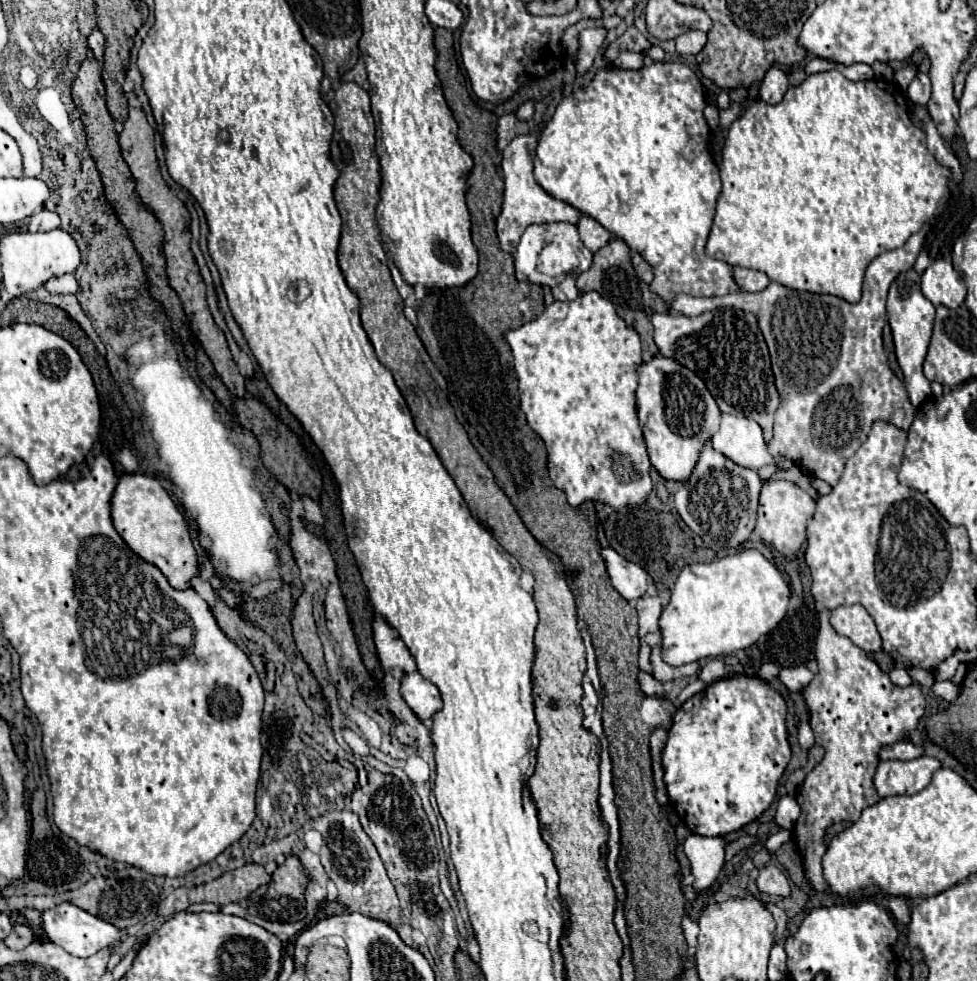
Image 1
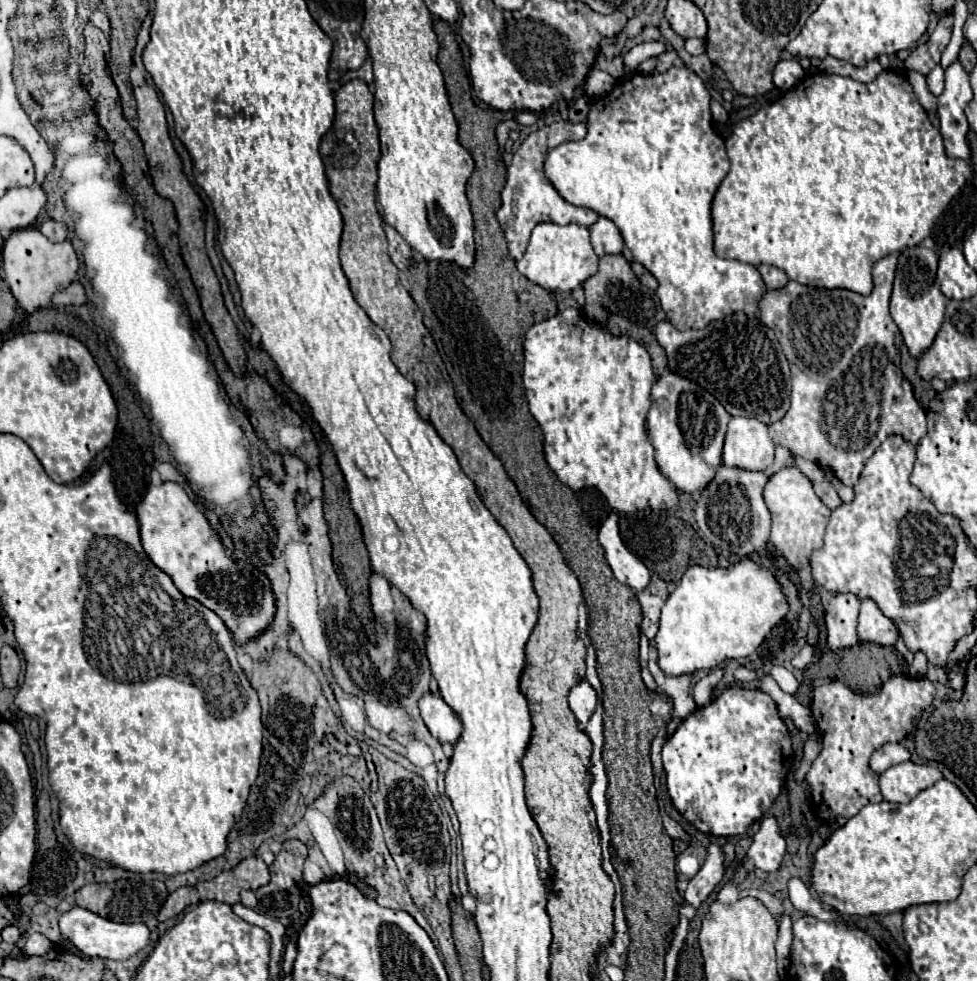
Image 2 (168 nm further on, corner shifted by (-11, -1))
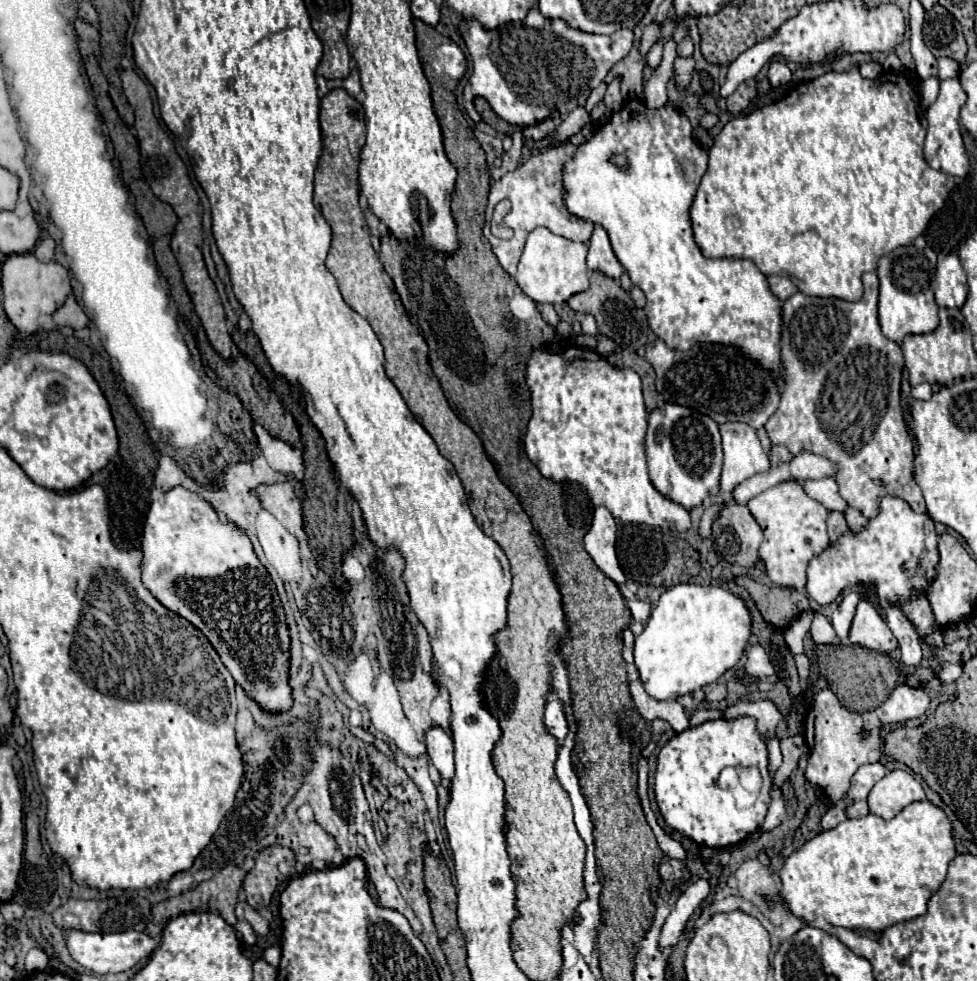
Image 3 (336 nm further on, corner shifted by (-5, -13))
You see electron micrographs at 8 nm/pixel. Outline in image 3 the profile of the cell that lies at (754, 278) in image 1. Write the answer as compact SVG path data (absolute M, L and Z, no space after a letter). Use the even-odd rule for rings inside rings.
M768 276L768 282L770 282L772 292L780 300L788 300L790 296L794 296L798 292L798 288L794 286L794 282L788 276Z

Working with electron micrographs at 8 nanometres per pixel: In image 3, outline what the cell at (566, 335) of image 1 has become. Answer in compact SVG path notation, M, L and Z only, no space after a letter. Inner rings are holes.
M566 344L560 352L534 352L528 362L526 382L532 392L532 418L524 436L524 450L528 458L536 464L536 468L542 472L542 476L556 482L572 480L582 484L588 490L592 504L606 506L620 522L650 524L670 528L672 532L686 532L692 526L688 510L664 498L648 478L644 454L648 412L642 400L642 382L634 370L616 370L606 362L606 358L598 356L594 350Z

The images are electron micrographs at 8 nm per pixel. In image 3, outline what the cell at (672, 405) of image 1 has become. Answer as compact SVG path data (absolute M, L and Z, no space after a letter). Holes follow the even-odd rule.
M666 404L650 412L646 432L646 458L654 488L686 510L704 504L718 494L722 470L722 446L718 424L684 406Z

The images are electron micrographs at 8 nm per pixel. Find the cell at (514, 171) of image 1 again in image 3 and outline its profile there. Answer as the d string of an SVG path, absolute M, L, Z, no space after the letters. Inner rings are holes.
M564 142L558 148L546 148L546 152L530 156L520 168L516 168L514 172L508 172L506 176L502 176L498 182L494 182L490 186L490 196L488 196L490 208L496 202L500 202L502 198L508 198L512 202L512 210L504 216L504 226L510 226L514 230L514 238L512 240L500 240L500 238L492 236L492 232L484 230L484 236L492 244L492 250L498 258L498 262L502 264L502 268L510 276L516 274L516 266L518 266L518 260L520 260L520 254L524 250L528 234L538 226L548 226L554 234L564 236L564 238L574 240L574 242L586 244L590 240L590 236L594 232L594 224L570 214L564 206L562 170L564 170L564 164L574 156L574 152L576 152L576 146L572 146L570 142Z

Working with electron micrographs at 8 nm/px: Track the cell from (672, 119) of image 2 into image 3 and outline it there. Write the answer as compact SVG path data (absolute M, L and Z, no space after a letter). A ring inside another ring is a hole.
M632 100L626 102L622 106L620 112L614 112L610 116L612 120L606 120L604 124L600 124L594 132L594 136L582 144L574 158L566 164L564 168L564 188L566 188L566 208L568 212L576 214L578 218L590 220L594 224L600 224L606 228L612 248L616 252L616 258L620 260L620 264L626 268L632 284L636 284L644 296L646 296L646 318L648 318L648 326L652 328L652 332L664 340L668 344L668 348L672 350L688 350L690 346L694 346L696 342L712 342L712 344L732 344L742 356L752 356L752 360L756 360L756 364L760 364L760 368L768 368L768 372L772 372L772 376L776 376L776 384L782 380L784 376L784 364L782 364L782 356L780 356L780 298L772 294L772 290L768 288L768 280L766 276L758 270L758 266L752 260L742 260L742 258L704 258L700 248L694 242L692 236L692 226L690 226L690 204L694 200L696 188L700 184L700 178L706 172L708 166L708 154L706 150L702 150L694 140L692 140L692 126L686 118L686 114L682 114L672 102L668 102L666 106L658 108L658 110L648 110L640 100Z

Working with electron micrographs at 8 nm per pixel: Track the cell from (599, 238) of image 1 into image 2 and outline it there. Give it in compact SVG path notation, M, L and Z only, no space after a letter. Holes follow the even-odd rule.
M598 218L596 224L590 226L590 236L592 236L592 246L598 256L620 254L624 248L624 240L618 226L608 218Z

